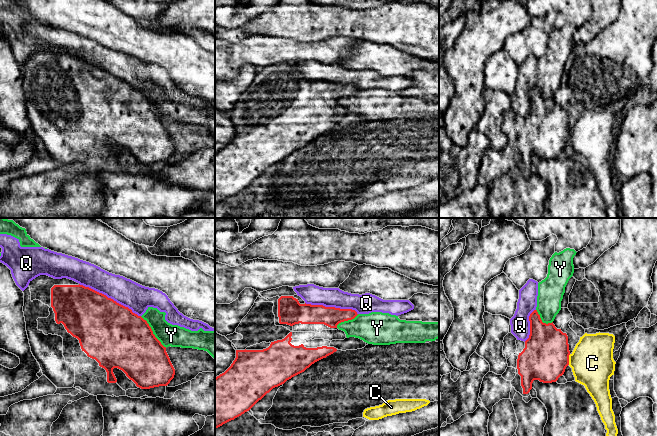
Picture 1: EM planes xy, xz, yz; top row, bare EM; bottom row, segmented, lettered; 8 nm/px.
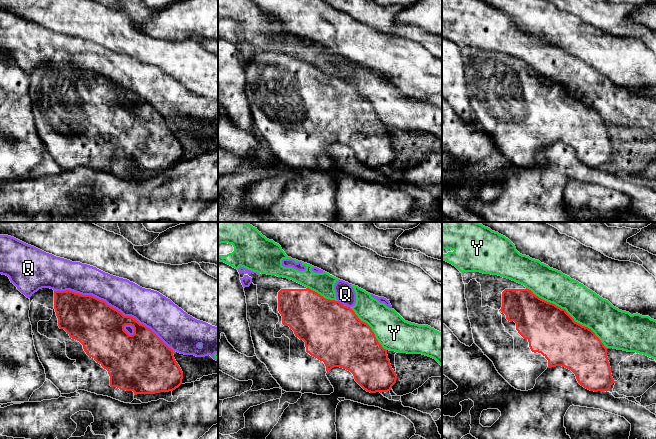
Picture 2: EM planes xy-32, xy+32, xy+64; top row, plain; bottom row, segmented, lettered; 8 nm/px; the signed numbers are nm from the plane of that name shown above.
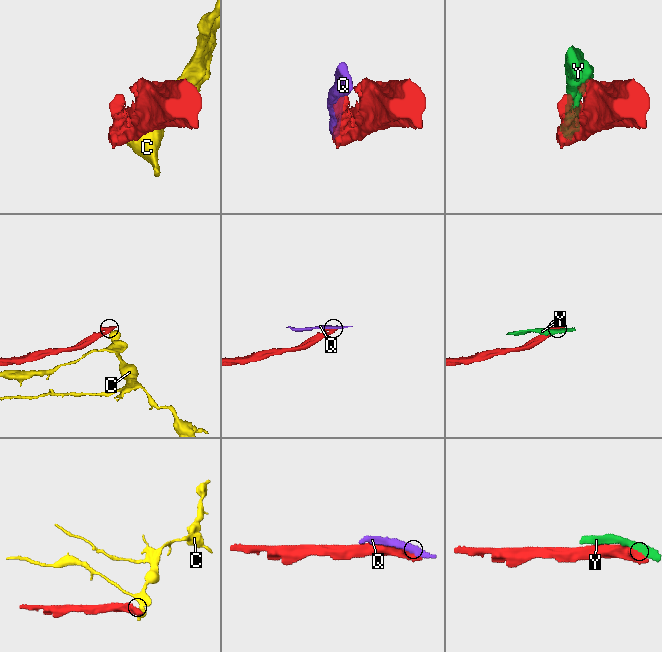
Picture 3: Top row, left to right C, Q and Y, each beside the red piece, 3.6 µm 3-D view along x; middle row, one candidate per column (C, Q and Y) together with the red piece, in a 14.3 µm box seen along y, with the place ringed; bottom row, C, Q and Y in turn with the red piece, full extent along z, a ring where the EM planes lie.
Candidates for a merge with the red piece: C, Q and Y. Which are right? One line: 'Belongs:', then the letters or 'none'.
Belongs: none

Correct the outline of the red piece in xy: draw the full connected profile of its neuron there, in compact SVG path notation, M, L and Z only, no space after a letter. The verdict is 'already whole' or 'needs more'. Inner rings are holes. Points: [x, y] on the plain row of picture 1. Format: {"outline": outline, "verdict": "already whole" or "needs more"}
{"outline": "M40 51L23 67L23 88L31 128L45 151L57 164L80 163L91 171L125 172L116 158L114 144L122 146L141 165L167 162L175 145L161 118L146 96L106 71L67 55Z", "verdict": "needs more"}

